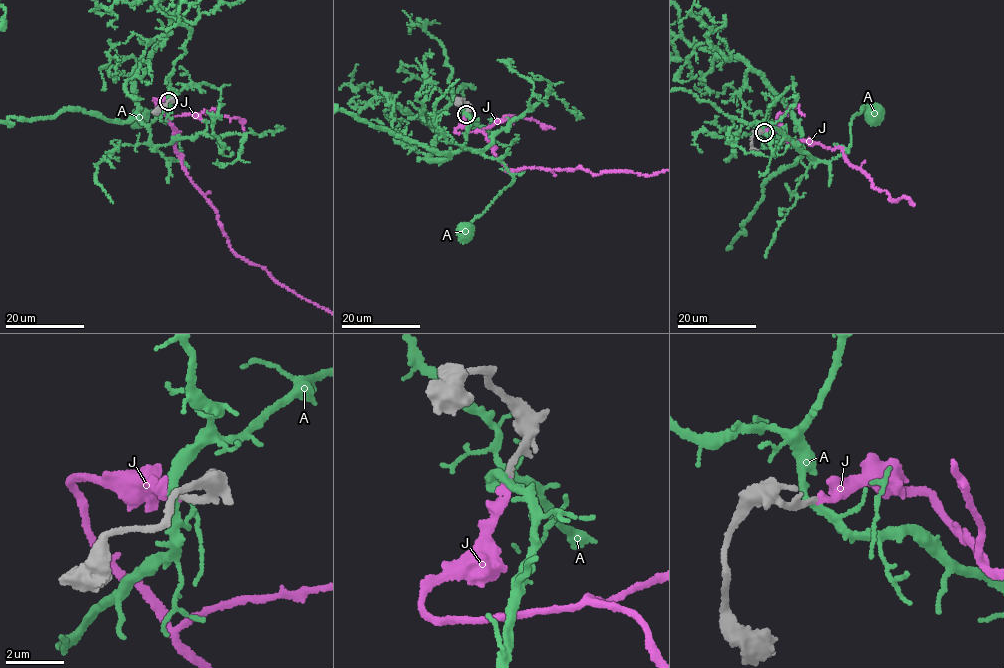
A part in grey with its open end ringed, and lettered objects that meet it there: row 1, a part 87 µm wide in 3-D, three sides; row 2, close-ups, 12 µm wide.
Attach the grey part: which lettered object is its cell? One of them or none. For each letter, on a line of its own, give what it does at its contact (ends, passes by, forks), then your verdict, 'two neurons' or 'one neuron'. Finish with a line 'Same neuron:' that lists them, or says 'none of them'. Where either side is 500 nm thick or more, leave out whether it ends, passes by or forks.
A: it passes by; two neurons
J: it ends; one neuron
Same neuron: J

